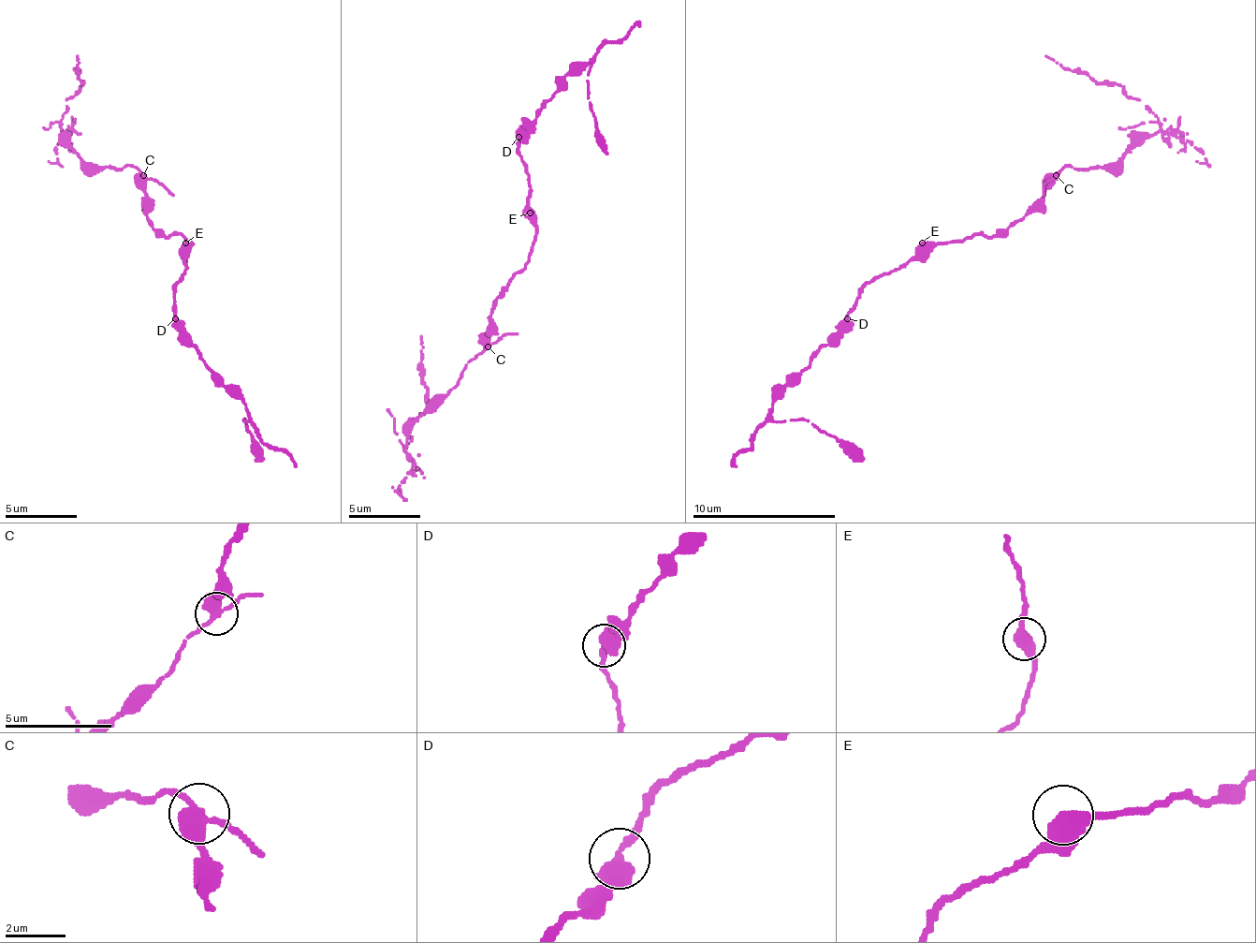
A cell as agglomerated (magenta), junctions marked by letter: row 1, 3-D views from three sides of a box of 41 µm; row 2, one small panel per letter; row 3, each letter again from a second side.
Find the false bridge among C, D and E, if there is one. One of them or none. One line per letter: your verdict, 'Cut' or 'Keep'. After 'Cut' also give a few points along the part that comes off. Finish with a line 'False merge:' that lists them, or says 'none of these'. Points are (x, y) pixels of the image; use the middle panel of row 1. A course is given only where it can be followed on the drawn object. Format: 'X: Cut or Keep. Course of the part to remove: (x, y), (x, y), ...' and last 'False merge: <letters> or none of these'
C: Cut. Course of the part to remove: (487, 346), (472, 360), (461, 377), (415, 420), (404, 449), (426, 410), (422, 334)
D: Keep
E: Keep
False merge: C

